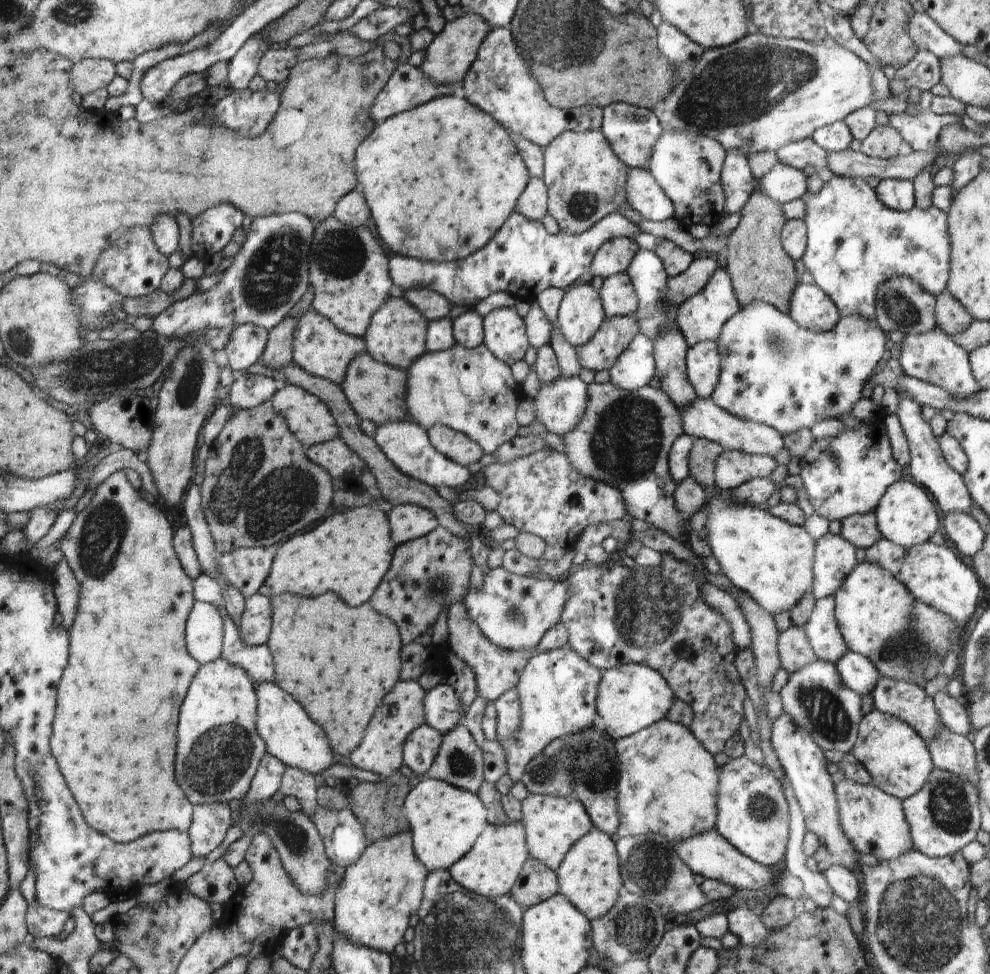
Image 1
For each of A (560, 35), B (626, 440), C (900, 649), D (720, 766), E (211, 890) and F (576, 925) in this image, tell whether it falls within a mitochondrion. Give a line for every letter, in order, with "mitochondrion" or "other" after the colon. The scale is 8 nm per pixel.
A: mitochondrion
B: mitochondrion
C: mitochondrion
D: other
E: other
F: other

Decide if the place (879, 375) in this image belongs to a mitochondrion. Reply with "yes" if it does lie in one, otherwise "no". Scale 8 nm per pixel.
no

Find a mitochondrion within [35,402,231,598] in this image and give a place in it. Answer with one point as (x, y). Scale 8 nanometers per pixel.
(105, 530)

